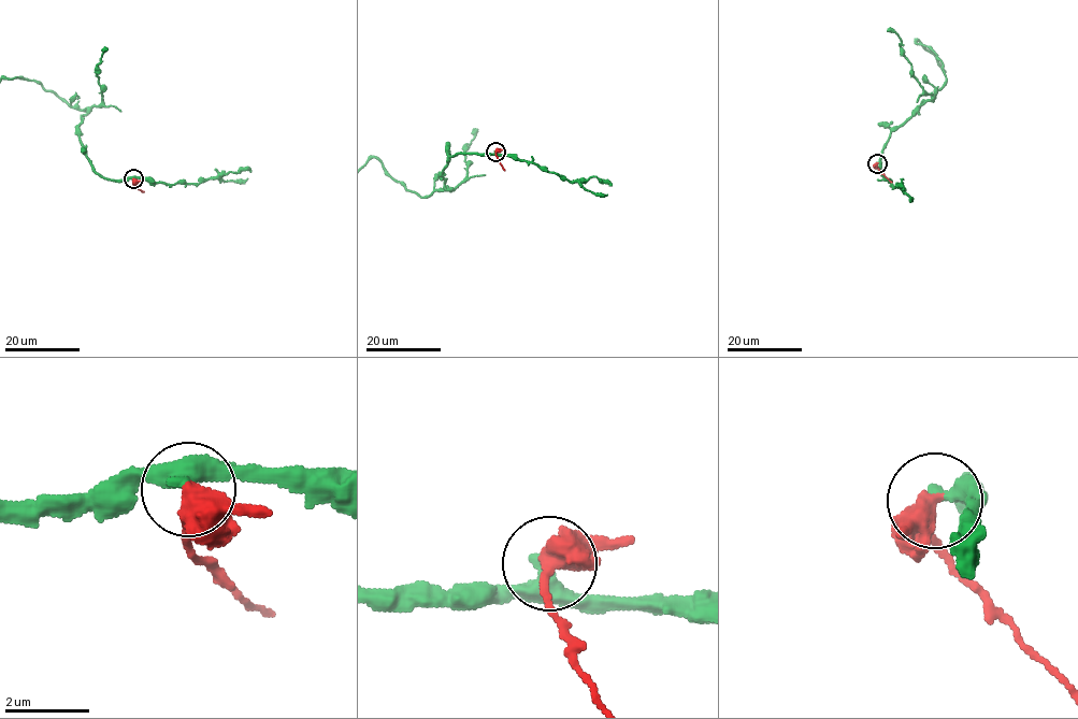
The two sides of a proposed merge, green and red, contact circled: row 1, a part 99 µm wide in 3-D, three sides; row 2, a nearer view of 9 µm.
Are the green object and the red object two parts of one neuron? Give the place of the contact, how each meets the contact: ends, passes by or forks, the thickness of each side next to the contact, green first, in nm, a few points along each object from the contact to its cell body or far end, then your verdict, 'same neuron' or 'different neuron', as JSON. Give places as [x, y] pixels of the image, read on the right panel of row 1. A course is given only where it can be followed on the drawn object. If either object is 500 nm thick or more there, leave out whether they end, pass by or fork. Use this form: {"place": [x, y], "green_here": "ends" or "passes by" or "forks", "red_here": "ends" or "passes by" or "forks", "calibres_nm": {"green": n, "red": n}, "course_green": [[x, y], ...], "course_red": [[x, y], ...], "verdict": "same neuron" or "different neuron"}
{"place": [877, 163], "green_here": "passes by", "red_here": "forks", "calibres_nm": {"green": 400, "red": 380}, "course_red": [[877, 163], [876, 167], [891, 182]], "verdict": "same neuron"}

